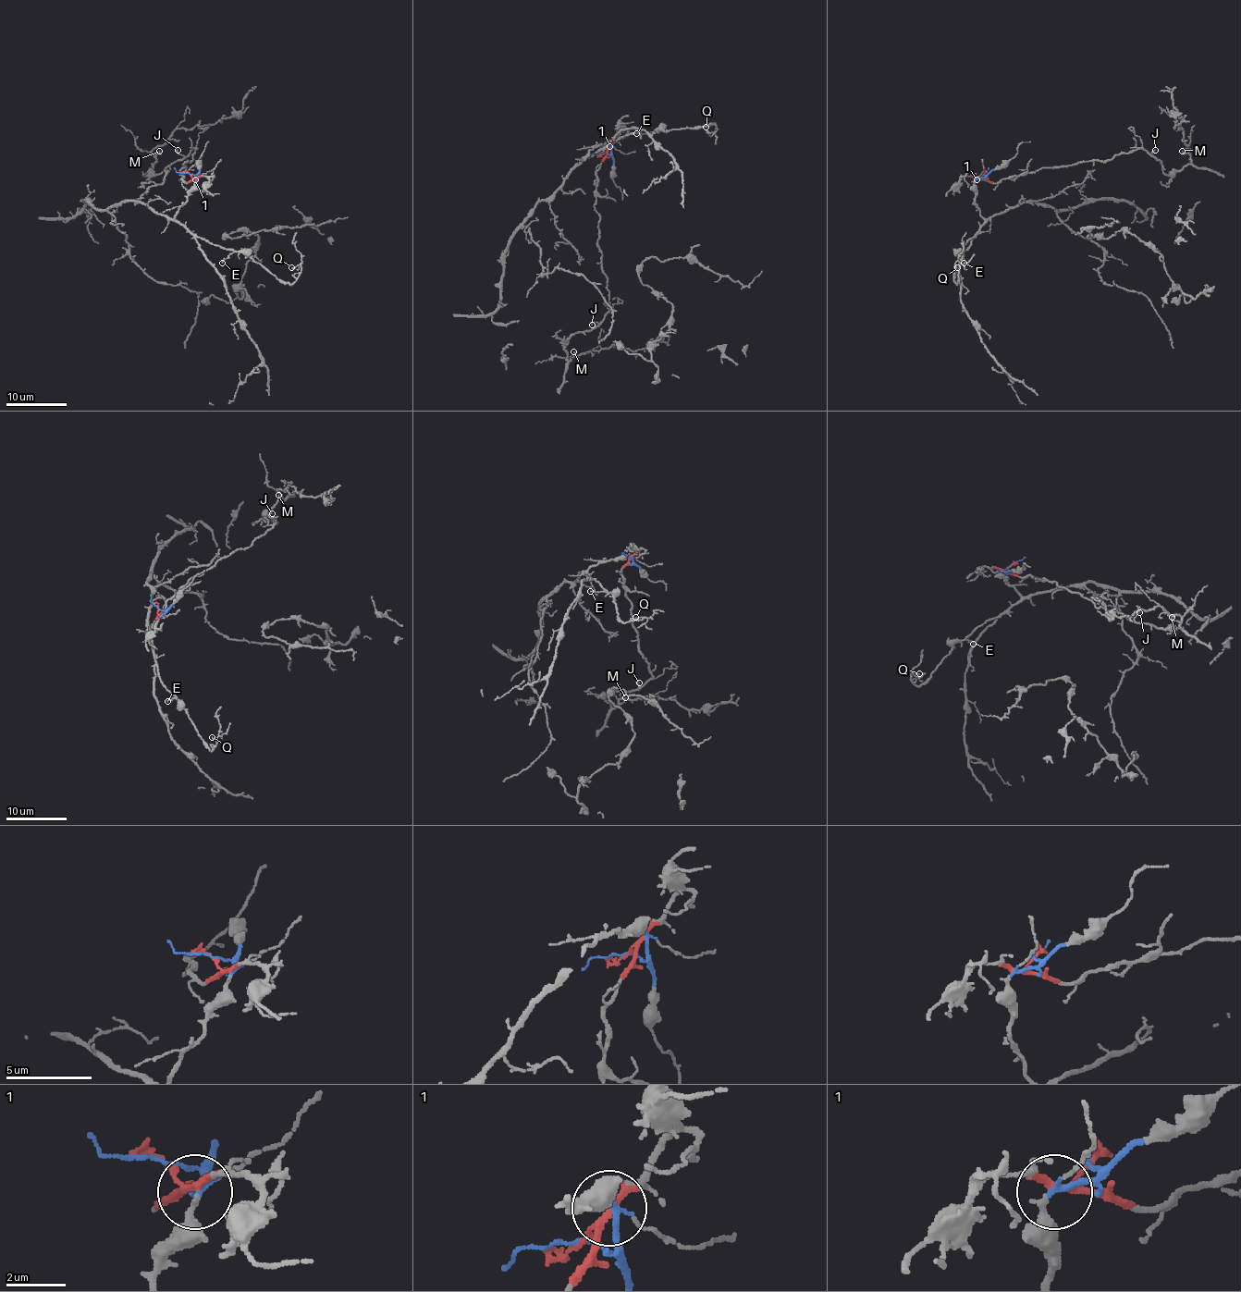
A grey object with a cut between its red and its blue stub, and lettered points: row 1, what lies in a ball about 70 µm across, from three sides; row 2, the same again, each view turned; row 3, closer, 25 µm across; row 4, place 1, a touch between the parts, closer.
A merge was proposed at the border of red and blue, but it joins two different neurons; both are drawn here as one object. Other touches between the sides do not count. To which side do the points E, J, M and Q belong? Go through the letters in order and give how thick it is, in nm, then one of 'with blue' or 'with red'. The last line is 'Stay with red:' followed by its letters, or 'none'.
E: 100 nm thick; with blue
J: 110 nm thick; with red
M: 100 nm thick; with red
Q: 100 nm thick; with blue
Stay with red: J, M

